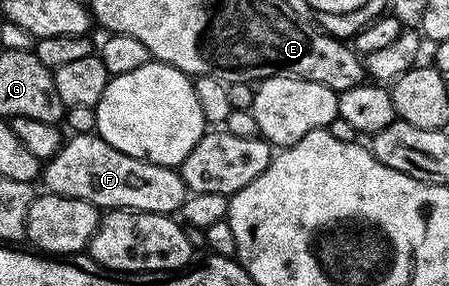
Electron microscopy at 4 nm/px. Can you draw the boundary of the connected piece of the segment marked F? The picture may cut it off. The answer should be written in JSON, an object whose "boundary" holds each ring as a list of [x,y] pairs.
{"boundary":[[[97,133],[72,134],[63,148],[46,160],[41,171],[41,183],[52,195],[64,195],[89,201],[100,209],[123,207],[127,211],[148,211],[174,216],[189,194],[185,181],[174,167],[147,163],[137,157],[113,149]]]}

